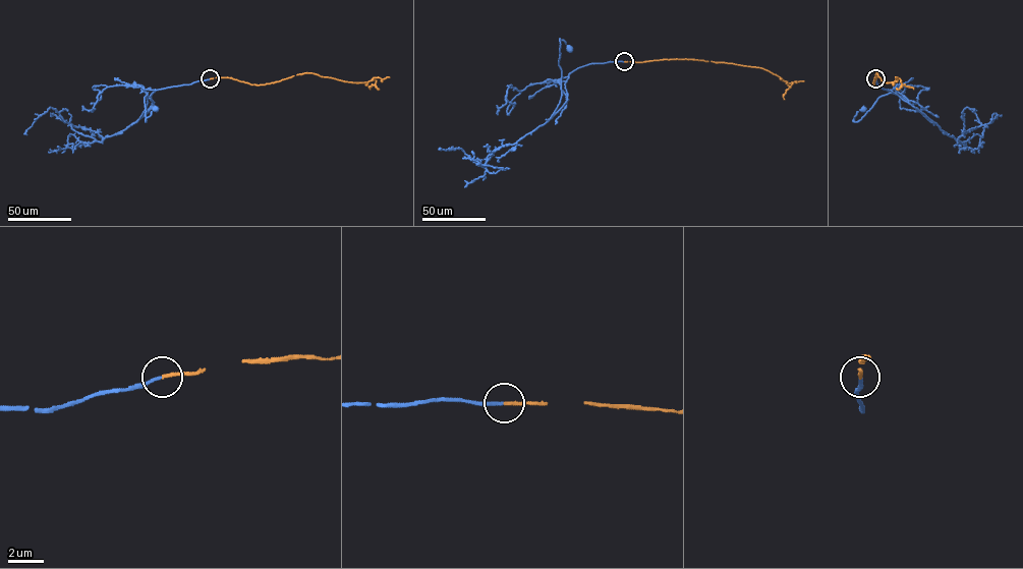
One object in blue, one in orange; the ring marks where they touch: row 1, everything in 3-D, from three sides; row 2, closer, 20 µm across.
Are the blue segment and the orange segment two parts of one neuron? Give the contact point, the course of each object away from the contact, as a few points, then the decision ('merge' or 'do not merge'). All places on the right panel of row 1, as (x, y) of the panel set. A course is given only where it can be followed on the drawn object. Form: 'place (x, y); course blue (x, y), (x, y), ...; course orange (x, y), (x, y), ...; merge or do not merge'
place (875, 78); course blue (875, 78), (877, 86), (894, 90), (895, 94), (879, 97), (861, 119), (854, 121), (856, 113), (862, 109); course orange (875, 78), (876, 72), (886, 82), (899, 77), (903, 84), (913, 89); merge

